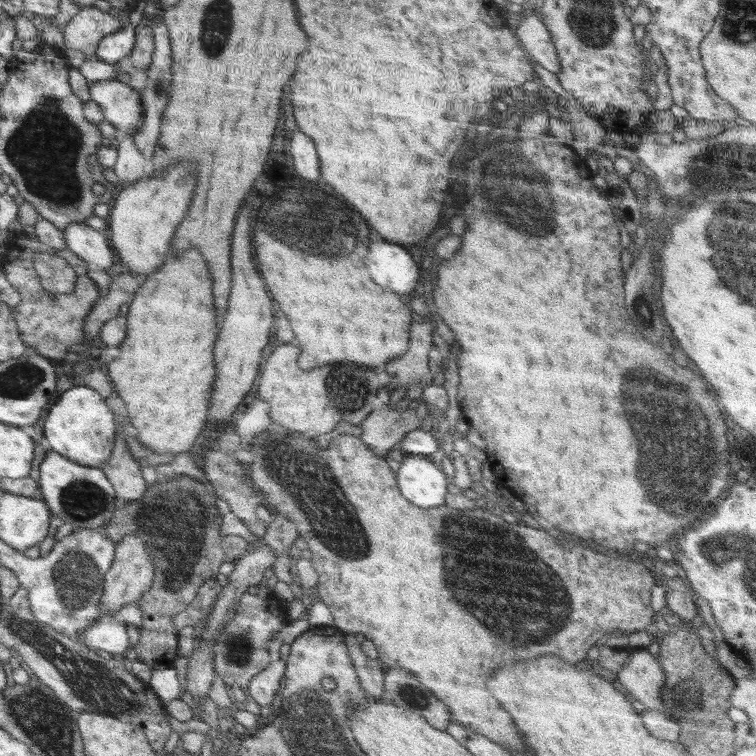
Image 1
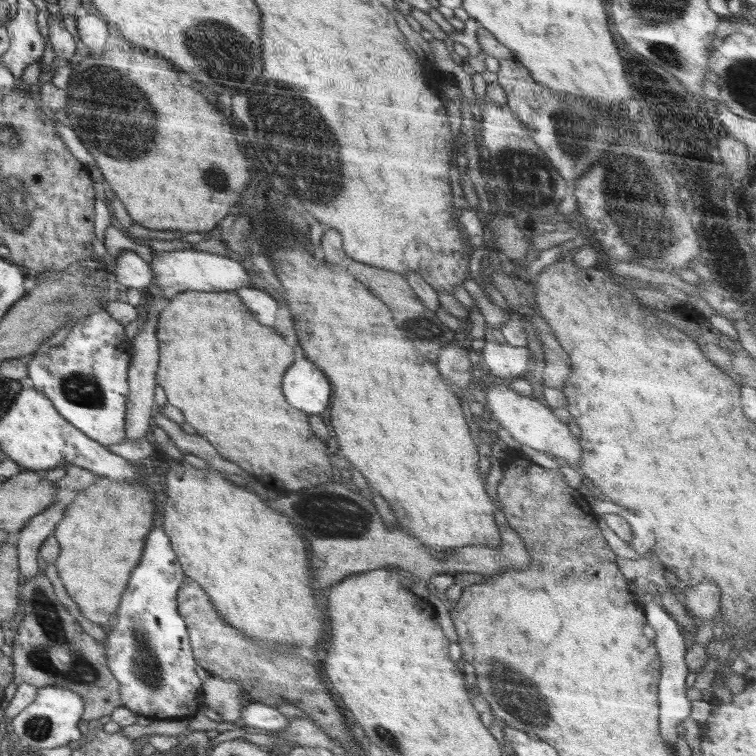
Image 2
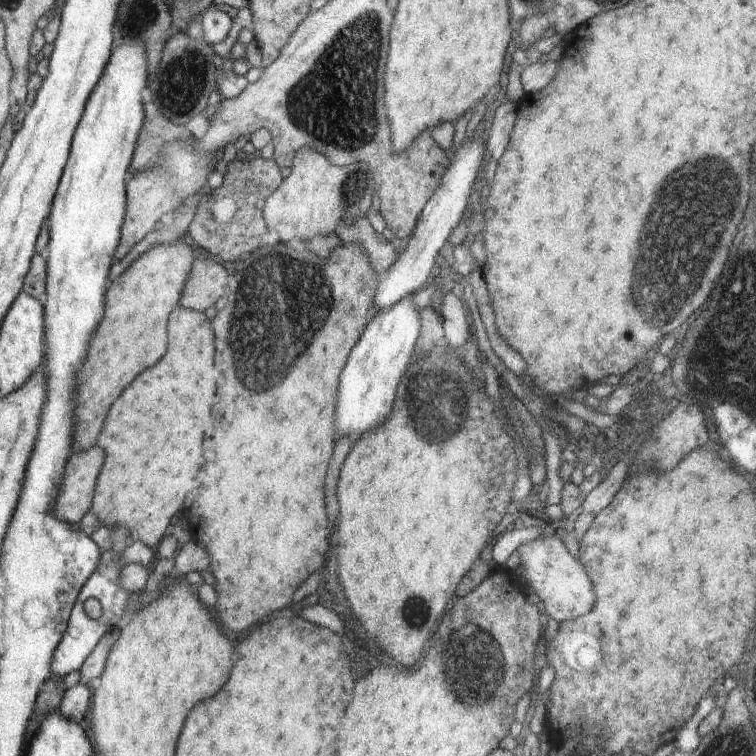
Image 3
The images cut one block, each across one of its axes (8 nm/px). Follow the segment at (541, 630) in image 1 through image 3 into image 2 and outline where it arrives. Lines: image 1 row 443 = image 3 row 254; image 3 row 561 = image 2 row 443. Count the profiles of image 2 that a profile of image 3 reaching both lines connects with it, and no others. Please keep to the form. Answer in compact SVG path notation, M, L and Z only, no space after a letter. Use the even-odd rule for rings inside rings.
M235 291L178 293L160 312L156 337L160 366L155 380L162 385L168 404L182 410L186 422L194 426L222 458L236 462L248 474L254 472L254 478L264 484L270 482L276 488L294 488L292 492L332 482L326 446L322 442L308 442L312 436L308 416L292 408L282 396L282 376L294 362L292 346L272 328L258 324Z

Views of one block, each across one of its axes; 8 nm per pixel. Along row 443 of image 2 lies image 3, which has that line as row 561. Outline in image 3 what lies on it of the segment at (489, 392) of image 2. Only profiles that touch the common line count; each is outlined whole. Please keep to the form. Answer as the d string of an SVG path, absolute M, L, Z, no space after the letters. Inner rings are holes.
M550 530L528 544L521 544L517 549L520 556L518 573L522 576L528 591L536 593L544 603L546 616L555 620L570 620L584 616L592 610L594 586L590 584L590 578L582 563L564 546L558 530Z

